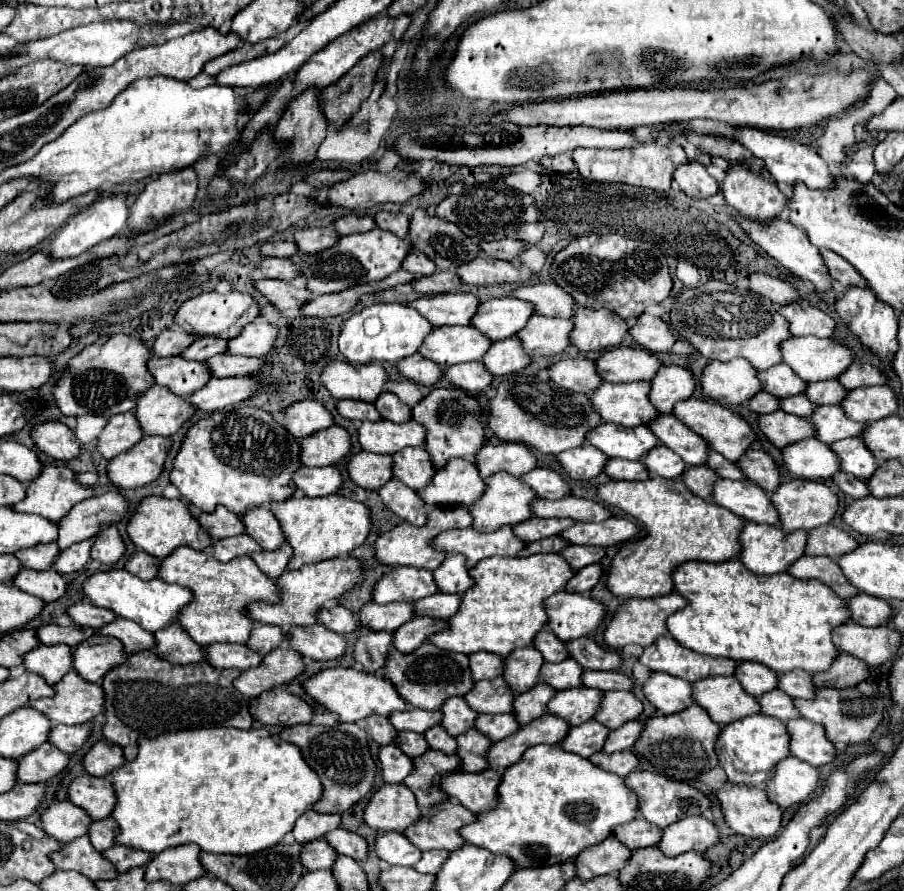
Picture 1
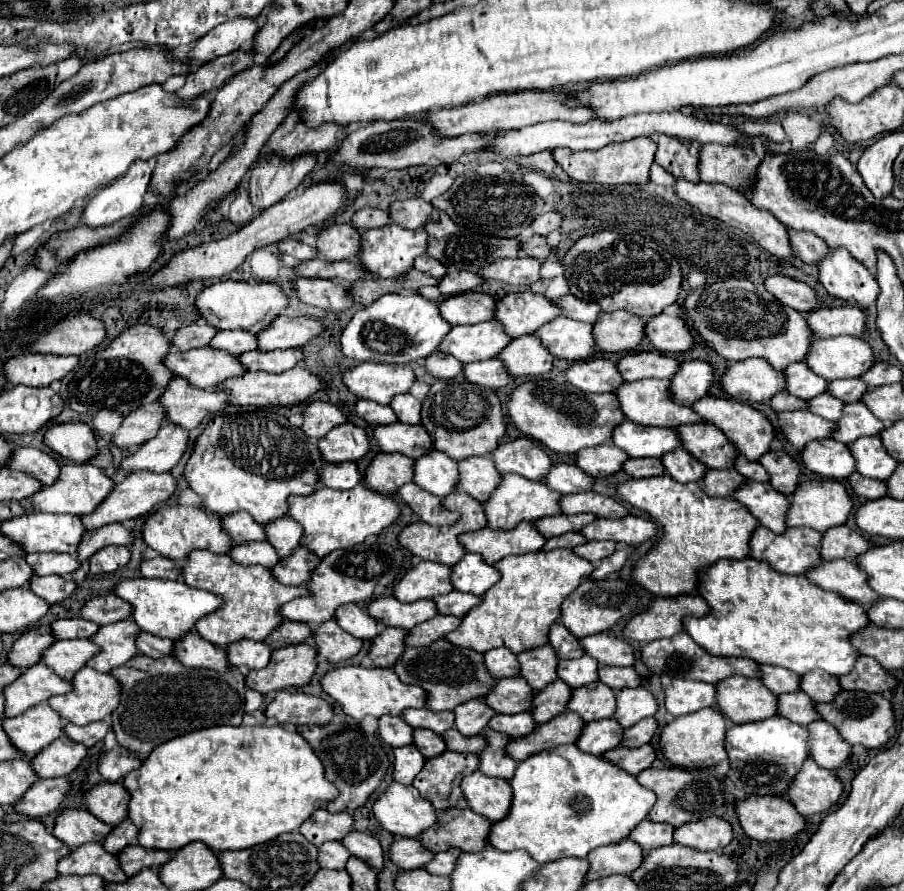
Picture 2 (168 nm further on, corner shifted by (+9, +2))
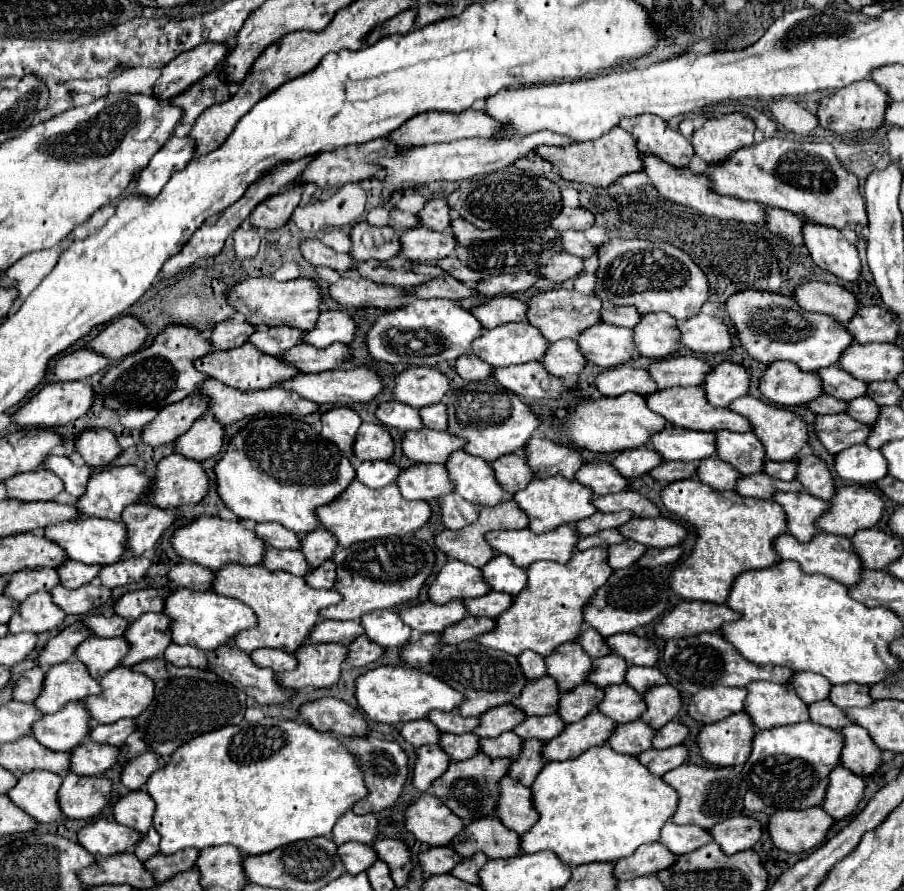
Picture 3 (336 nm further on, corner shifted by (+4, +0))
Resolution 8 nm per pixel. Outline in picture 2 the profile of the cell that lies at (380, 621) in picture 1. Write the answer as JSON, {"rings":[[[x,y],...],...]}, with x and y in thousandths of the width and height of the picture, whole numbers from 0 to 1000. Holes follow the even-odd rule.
{"rings":[[[424,670],[410,675],[406,679],[406,688],[413,690],[424,701],[444,704],[452,708],[459,701],[479,695],[483,690],[483,679],[475,672],[459,675],[459,677],[444,677],[437,670]]]}

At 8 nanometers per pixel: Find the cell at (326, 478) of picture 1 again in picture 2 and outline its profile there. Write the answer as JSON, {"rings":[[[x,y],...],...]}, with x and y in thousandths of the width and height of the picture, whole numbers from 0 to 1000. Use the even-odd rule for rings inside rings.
{"rings":[[[362,520],[355,526],[355,542],[366,549],[390,549],[402,540],[395,520]]]}

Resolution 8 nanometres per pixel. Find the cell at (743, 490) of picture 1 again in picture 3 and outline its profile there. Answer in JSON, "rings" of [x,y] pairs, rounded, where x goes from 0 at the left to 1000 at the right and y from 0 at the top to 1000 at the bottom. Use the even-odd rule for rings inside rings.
{"rings":[[[856,553],[856,565],[861,565],[869,576],[869,589],[872,598],[878,600],[885,609],[892,609],[898,605],[905,594],[900,591],[900,582],[914,571],[914,562],[900,560],[896,553]]]}

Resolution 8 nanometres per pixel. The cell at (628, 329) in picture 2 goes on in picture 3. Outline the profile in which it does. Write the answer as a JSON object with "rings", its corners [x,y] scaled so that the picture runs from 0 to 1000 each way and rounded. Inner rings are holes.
{"rings":[[[737,351],[710,354],[699,371],[701,371],[704,396],[712,401],[735,403],[741,401],[748,392],[752,392],[748,358]],[[719,392],[728,392],[728,394],[719,394]]]}

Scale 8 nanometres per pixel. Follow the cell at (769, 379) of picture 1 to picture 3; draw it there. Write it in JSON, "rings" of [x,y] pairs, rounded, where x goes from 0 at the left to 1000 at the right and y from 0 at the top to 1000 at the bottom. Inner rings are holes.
{"rings":[[[925,410],[909,412],[903,416],[903,421],[907,423],[909,439],[914,443],[920,443],[920,446],[931,448],[931,450],[940,450],[940,448],[958,443],[958,430],[945,425],[942,421],[927,414]]]}

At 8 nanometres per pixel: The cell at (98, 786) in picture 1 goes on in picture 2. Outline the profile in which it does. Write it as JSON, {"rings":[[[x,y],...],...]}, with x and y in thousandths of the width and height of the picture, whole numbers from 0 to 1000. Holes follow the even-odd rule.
{"rings":[[[110,879],[94,892],[96,908],[107,915],[114,924],[129,928],[140,919],[145,892],[136,886],[136,879]]]}

